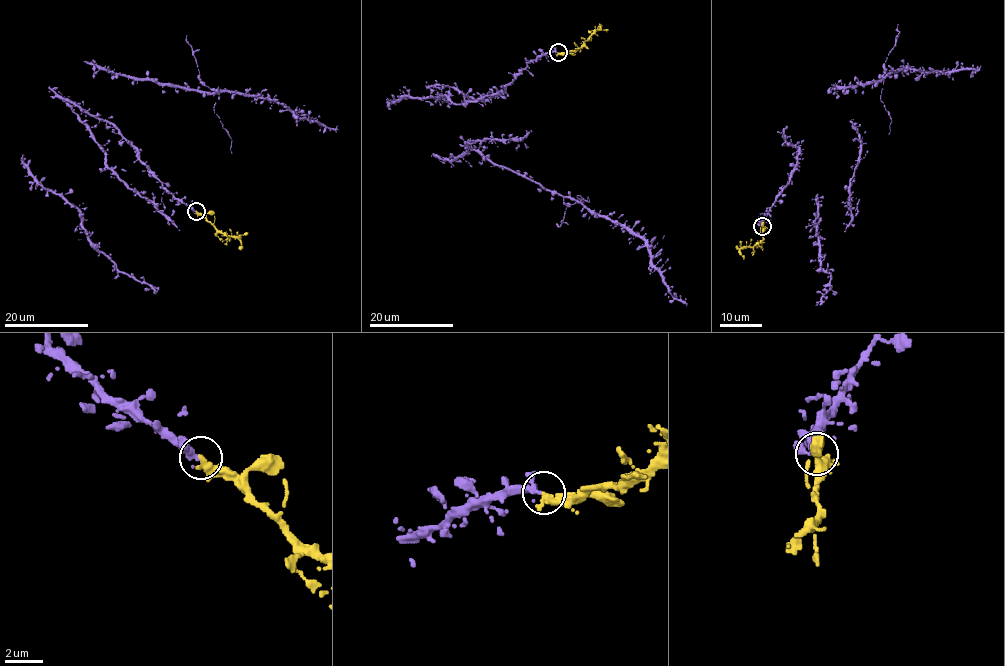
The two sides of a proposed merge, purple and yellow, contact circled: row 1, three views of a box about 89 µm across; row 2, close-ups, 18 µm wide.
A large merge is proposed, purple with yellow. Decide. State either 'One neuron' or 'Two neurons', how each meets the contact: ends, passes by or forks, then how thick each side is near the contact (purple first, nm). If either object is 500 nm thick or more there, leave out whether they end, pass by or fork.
One neuron. At the ring purple passes by. At the ring yellow ends. Thickness 240 nm (purple) against 400 nm

